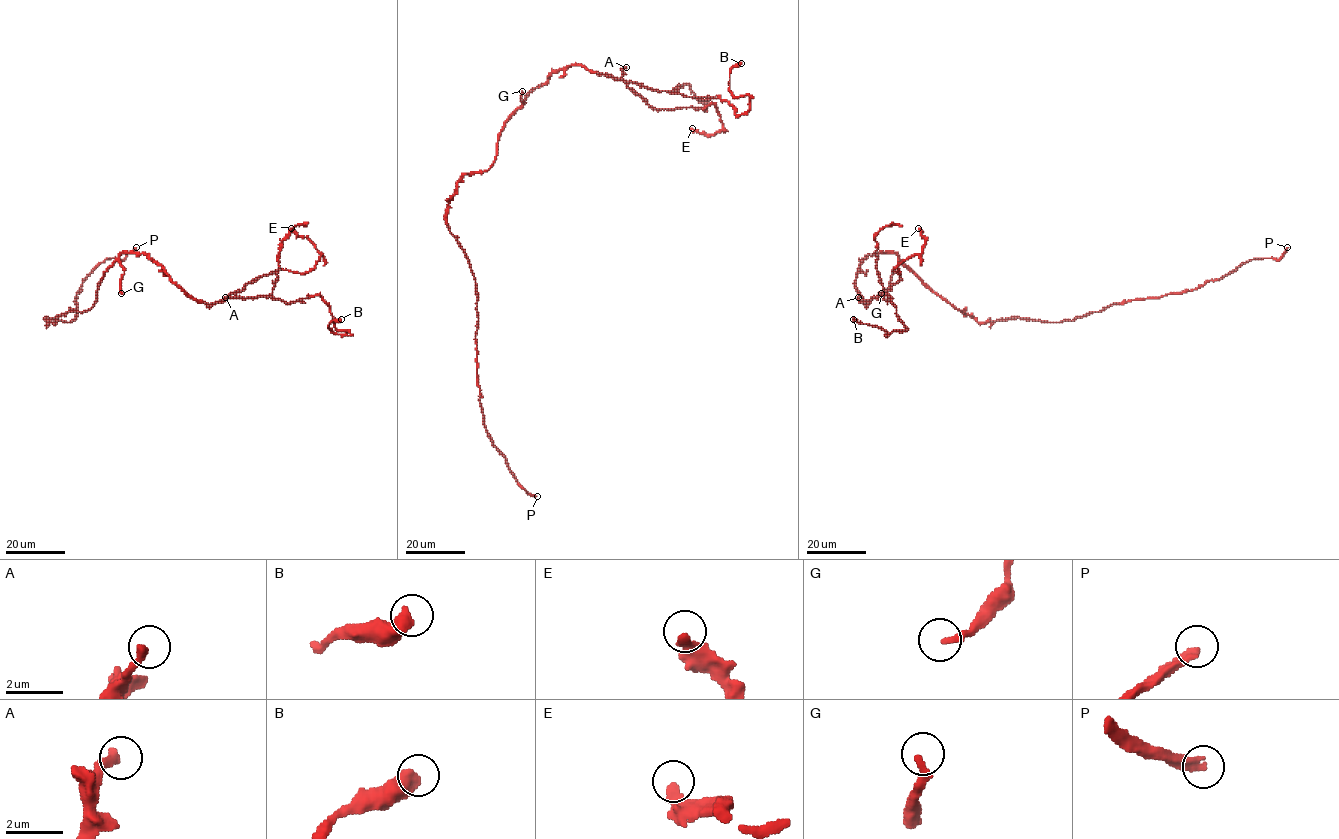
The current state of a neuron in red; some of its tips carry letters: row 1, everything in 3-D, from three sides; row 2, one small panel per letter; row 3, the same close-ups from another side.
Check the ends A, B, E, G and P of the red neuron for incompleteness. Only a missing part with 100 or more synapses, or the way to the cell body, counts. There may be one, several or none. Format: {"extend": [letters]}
{"extend": ["P"]}

